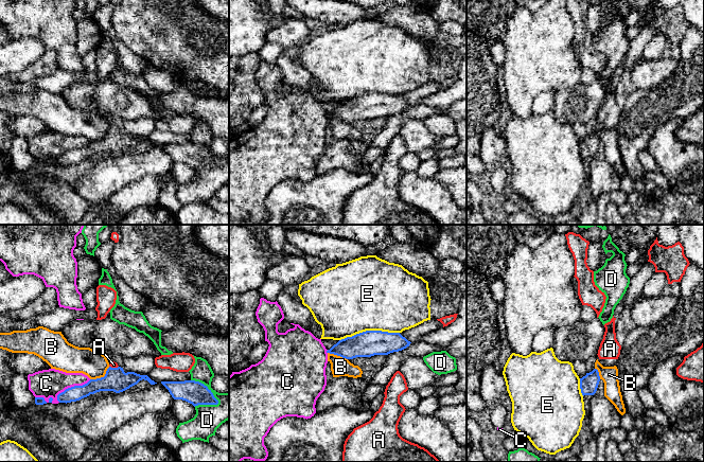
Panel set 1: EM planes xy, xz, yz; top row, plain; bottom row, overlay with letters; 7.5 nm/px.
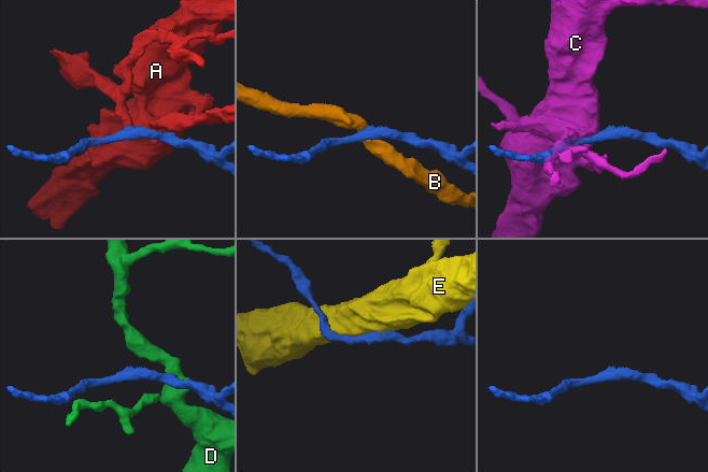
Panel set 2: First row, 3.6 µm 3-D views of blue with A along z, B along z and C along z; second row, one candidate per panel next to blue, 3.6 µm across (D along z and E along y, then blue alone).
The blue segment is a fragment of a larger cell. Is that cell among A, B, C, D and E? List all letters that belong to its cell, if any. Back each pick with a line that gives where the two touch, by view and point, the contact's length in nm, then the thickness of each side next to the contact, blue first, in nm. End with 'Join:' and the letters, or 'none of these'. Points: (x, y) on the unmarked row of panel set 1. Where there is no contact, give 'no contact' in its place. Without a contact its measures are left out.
A: meets blue in xy at (113, 130); contact 70 nm long; 180 nm thick on the blue side, 50 nm on the other
Join: A

